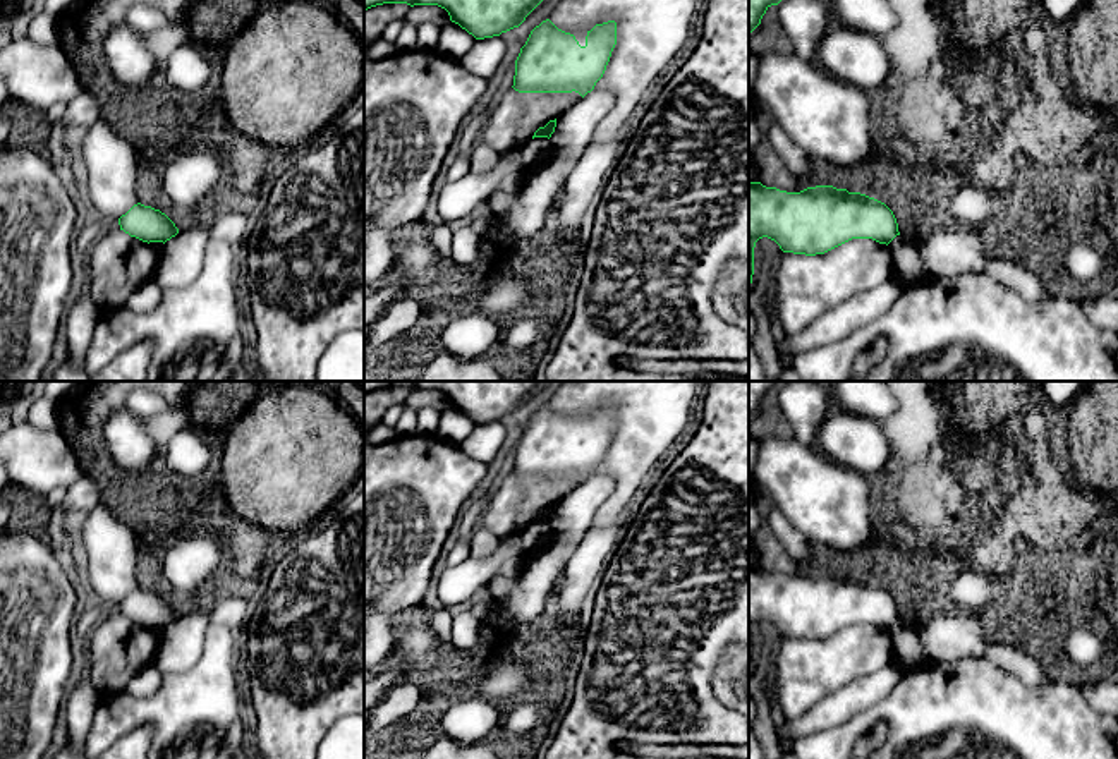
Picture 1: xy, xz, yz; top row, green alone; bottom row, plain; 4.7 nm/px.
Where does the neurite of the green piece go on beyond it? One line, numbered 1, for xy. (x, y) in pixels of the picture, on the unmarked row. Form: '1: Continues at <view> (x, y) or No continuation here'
1: No continuation here

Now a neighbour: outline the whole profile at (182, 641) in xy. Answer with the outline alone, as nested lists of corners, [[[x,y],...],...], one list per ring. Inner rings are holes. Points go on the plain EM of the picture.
[[[208,604],[179,616],[163,628],[155,666],[163,675],[187,671],[203,654],[204,635],[211,625]]]

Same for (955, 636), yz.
[[[950,611],[917,628],[924,651],[938,661],[986,658],[987,641],[994,635],[987,616]]]

